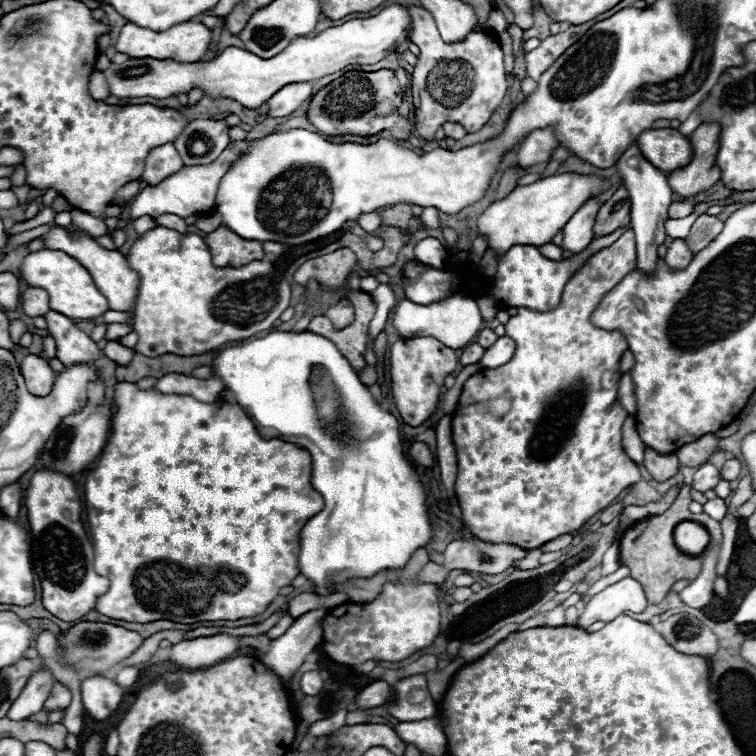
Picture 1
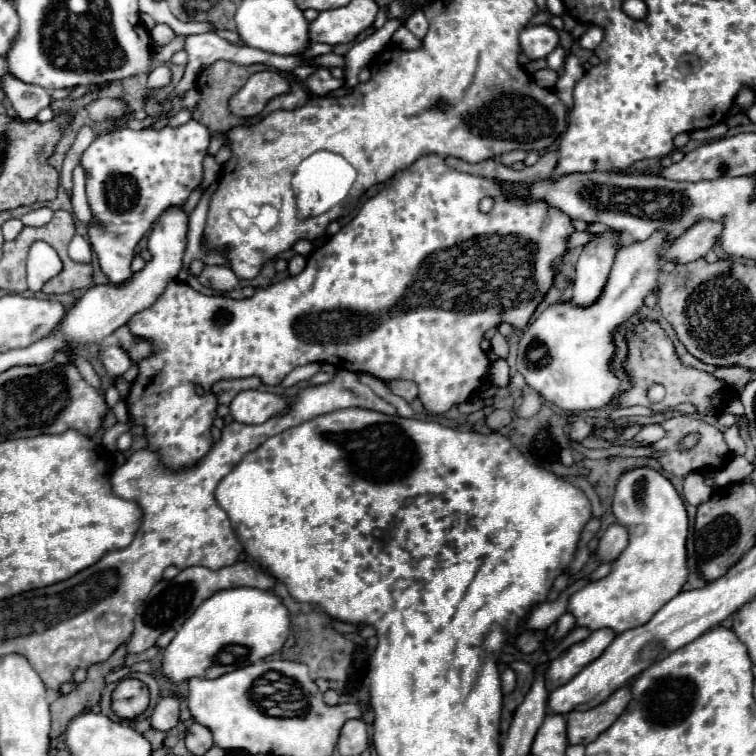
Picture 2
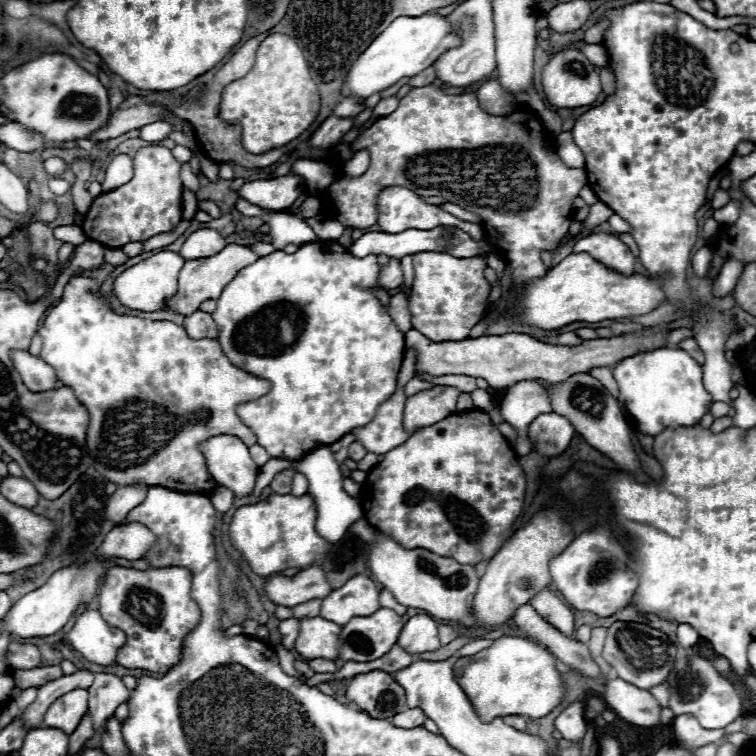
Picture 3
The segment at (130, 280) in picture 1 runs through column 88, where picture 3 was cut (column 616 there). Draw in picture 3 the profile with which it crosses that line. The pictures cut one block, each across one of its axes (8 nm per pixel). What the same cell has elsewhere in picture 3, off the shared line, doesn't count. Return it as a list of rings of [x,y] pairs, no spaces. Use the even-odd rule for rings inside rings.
[[[590,234],[586,238],[580,238],[574,244],[574,252],[588,252],[596,262],[622,276],[630,276],[634,272],[636,258],[630,254],[628,246],[614,234]]]

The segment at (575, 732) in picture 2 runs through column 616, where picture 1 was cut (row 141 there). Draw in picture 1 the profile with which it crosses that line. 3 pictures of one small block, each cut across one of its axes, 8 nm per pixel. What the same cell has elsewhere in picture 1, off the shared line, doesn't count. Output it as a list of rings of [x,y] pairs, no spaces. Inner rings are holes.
[[[718,124],[698,126],[690,134],[690,144],[694,152],[690,164],[672,170],[668,174],[668,184],[674,194],[678,194],[680,198],[690,198],[712,188],[720,180],[720,170],[714,164],[720,148],[718,138],[720,138]]]

